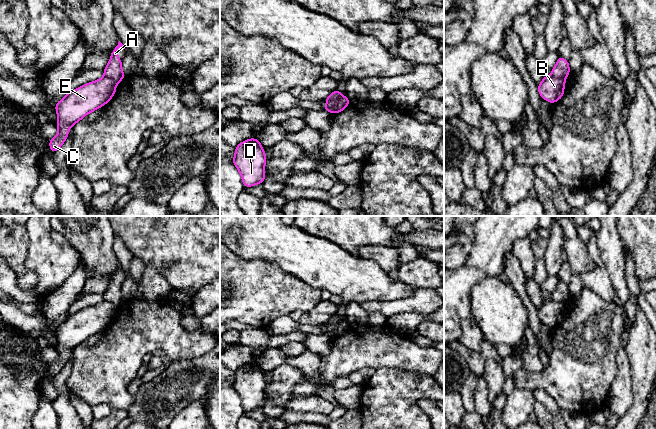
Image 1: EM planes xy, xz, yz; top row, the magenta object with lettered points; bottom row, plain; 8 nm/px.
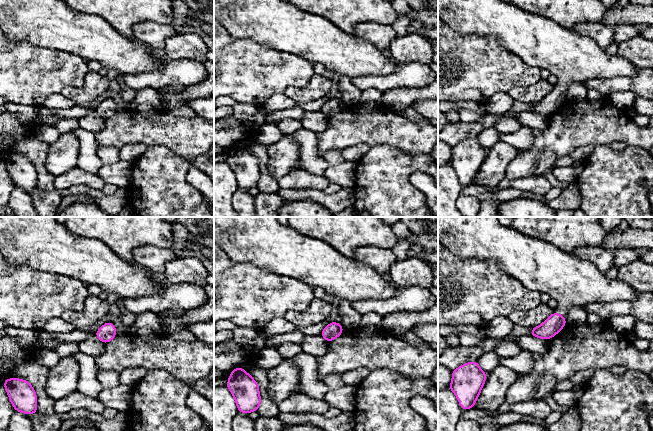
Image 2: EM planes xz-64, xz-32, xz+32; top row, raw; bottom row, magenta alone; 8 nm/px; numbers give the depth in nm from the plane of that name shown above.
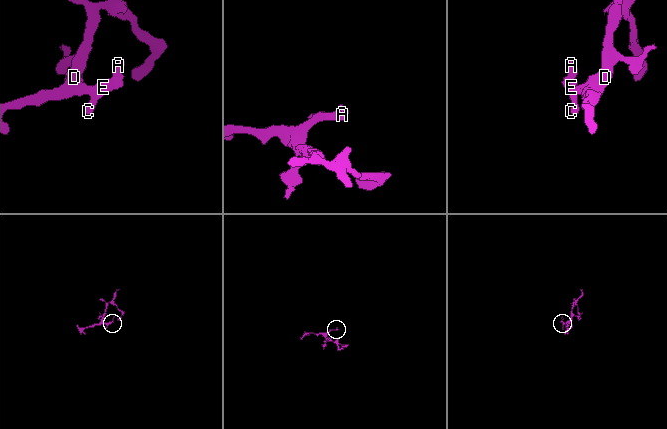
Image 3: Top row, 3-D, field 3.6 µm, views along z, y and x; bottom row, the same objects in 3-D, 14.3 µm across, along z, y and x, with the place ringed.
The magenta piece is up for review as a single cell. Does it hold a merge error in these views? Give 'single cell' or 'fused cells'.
fused cells

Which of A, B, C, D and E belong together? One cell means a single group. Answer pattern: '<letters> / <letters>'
A / B C D E

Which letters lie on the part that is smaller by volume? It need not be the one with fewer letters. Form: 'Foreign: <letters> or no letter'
Foreign: A

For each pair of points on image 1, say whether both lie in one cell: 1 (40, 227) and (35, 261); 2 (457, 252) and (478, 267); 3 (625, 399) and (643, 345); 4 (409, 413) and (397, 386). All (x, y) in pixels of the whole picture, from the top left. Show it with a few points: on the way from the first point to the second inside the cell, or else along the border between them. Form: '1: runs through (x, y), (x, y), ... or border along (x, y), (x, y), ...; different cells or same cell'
1: runs through (40, 235), (41, 253); same cell
2: border along (473, 240), (468, 257), (454, 269); different cells
3: border along (627, 357), (631, 378), (631, 404); different cells
4: runs through (402, 406), (397, 401), (397, 393); same cell

